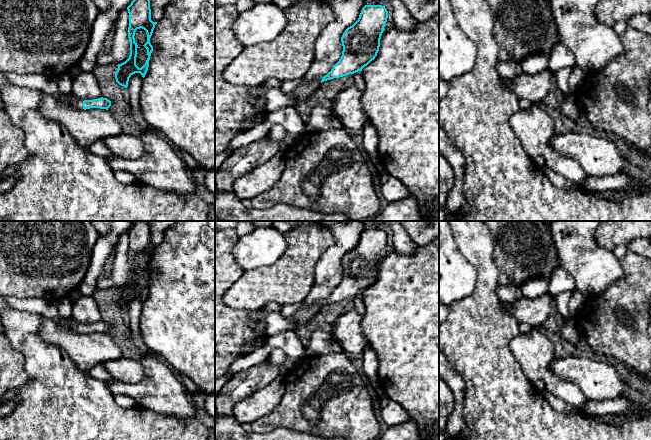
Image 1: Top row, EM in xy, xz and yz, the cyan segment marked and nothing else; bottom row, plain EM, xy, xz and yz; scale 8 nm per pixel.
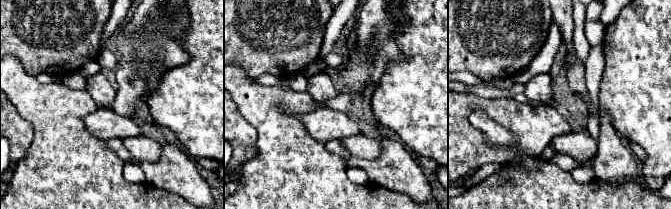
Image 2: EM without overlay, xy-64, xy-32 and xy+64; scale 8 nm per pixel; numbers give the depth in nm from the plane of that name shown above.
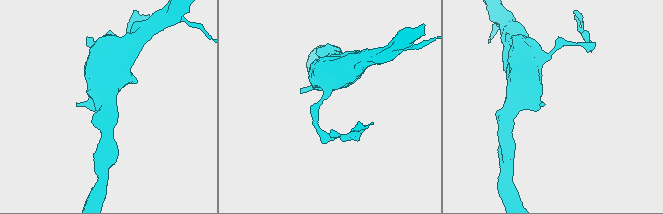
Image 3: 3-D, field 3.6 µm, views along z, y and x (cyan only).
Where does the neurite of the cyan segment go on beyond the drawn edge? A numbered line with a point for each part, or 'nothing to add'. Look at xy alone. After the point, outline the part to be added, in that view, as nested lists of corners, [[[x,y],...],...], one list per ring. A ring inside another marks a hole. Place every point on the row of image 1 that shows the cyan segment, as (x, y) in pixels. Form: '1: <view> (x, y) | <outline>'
1: xy (77, 103) | [[[74,97],[72,99],[73,107],[77,109],[83,109],[83,101],[84,101],[83,99],[78,99]]]

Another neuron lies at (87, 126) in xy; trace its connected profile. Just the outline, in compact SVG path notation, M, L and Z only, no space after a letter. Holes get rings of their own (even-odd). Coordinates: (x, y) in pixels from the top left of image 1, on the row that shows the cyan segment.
M46 95L39 103L39 110L44 117L64 125L72 138L84 147L124 132L121 123L106 109L64 107L53 96Z

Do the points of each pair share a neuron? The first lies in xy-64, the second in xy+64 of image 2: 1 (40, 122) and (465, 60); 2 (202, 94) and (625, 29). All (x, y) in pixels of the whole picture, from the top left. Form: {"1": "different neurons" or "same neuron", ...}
{"1": "different neurons", "2": "same neuron"}

